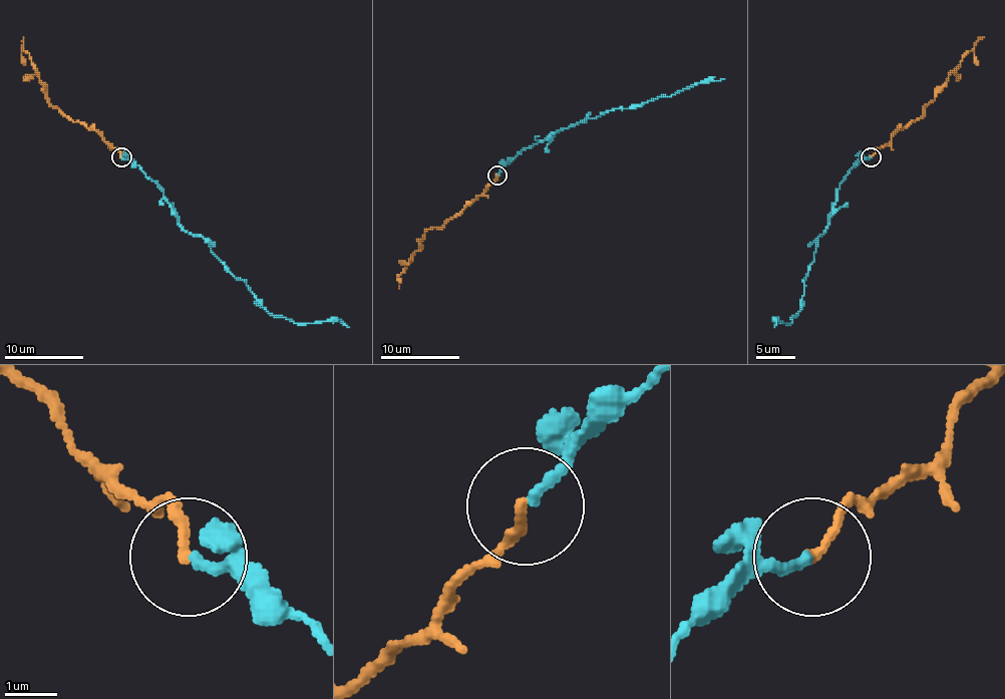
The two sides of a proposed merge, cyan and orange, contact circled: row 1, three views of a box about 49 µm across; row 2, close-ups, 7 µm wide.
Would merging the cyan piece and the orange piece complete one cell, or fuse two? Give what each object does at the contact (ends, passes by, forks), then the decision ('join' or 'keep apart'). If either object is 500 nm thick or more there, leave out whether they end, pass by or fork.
cyan ends; orange ends; join

